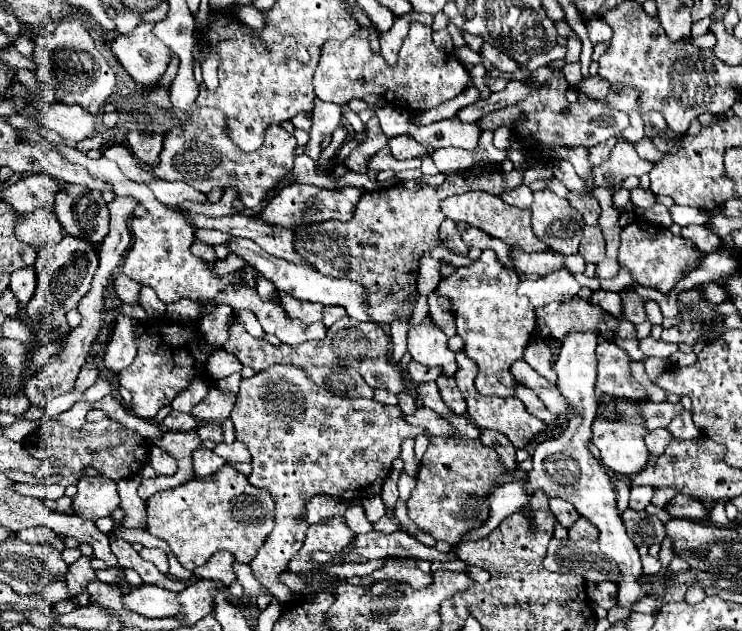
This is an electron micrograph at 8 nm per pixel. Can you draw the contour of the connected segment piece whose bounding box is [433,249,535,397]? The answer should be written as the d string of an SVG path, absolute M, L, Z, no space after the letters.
M491 249L481 251L481 257L469 267L459 267L451 275L441 277L433 295L447 299L453 307L457 335L465 341L465 355L471 357L479 373L475 377L475 389L481 395L511 397L515 379L509 373L509 365L523 357L525 345L535 335L535 309L527 297L515 293L519 277L505 269Z

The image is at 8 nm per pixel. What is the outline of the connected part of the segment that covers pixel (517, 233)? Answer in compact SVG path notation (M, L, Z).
M467 191L463 195L451 195L451 197L443 199L441 211L445 213L445 217L449 217L453 221L469 223L469 225L489 233L491 237L497 237L497 239L505 241L507 245L521 247L527 253L545 251L547 249L547 245L541 243L537 239L537 235L531 231L531 211L505 205L497 195L487 195L485 191Z

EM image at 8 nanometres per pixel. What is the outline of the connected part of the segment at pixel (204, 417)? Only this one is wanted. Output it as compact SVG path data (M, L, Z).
M211 383L211 389L207 393L207 397L195 405L193 409L193 415L199 417L201 421L213 421L213 423L221 423L225 419L229 419L231 415L231 409L235 405L235 395L233 393L221 393L217 389L213 389L213 383Z

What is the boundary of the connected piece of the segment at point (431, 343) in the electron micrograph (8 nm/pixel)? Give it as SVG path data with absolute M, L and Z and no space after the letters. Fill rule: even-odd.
M425 319L417 329L409 331L407 349L417 363L427 367L443 367L443 375L453 377L457 371L455 353L447 349L447 337L431 323L431 319Z

